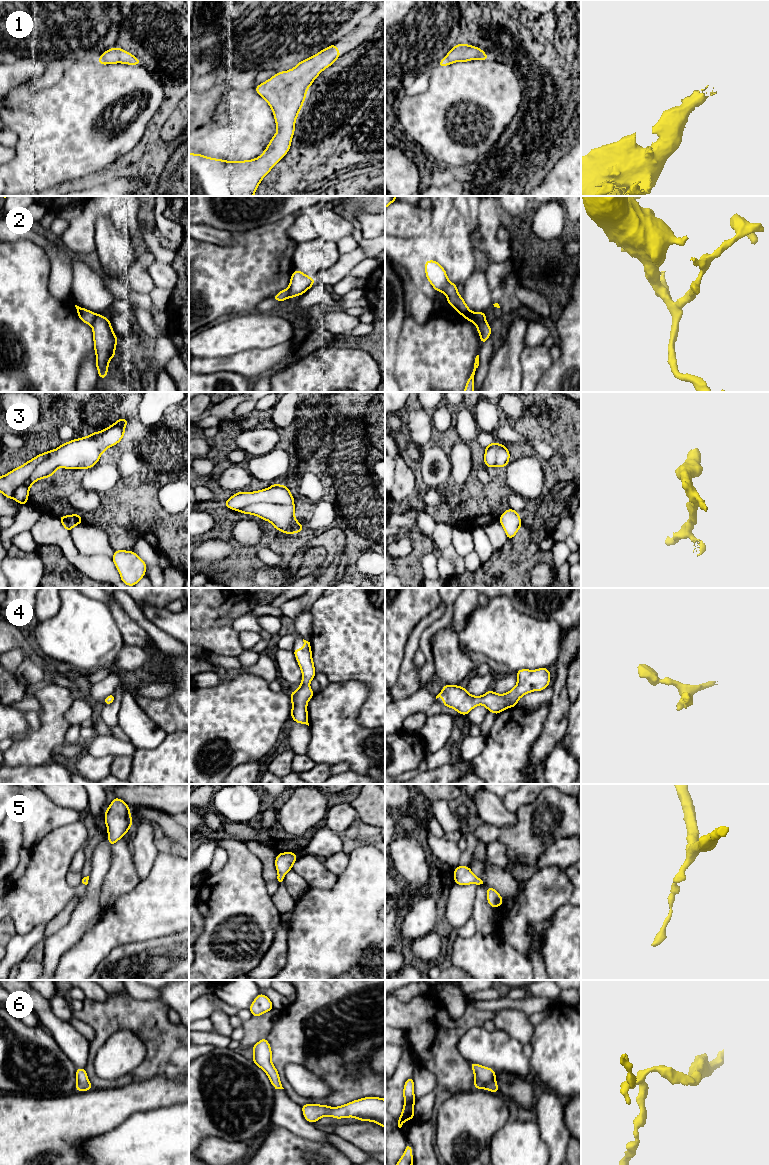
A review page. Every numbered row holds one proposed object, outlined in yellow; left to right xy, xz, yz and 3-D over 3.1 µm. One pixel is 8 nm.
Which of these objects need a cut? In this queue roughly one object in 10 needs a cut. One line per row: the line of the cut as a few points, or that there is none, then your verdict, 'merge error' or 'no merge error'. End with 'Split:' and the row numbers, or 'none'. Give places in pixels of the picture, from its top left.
1: no cut; no merge error
2: cut in yz along (474, 313), (479, 320), (484, 322); merge error
3: no cut; no merge error
4: no cut; no merge error
5: no cut; no merge error
6: no cut; no merge error
Split: 2

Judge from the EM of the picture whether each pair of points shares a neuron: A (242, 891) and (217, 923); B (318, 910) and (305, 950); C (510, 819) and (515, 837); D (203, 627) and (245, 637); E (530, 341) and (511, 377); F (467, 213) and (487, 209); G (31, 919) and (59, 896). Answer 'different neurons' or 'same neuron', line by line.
A: same neuron
B: same neuron
C: different neurons
D: different neurons
E: different neurons
F: different neurons
G: same neuron

